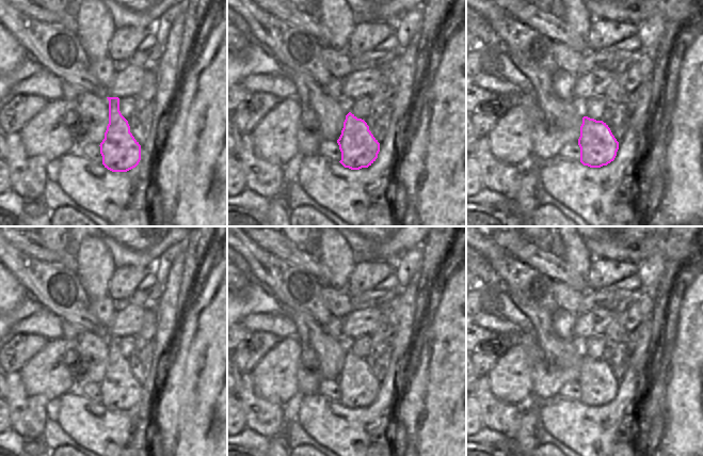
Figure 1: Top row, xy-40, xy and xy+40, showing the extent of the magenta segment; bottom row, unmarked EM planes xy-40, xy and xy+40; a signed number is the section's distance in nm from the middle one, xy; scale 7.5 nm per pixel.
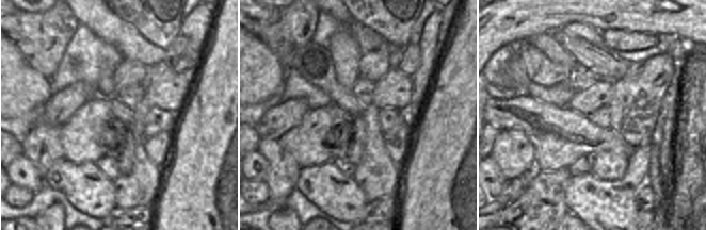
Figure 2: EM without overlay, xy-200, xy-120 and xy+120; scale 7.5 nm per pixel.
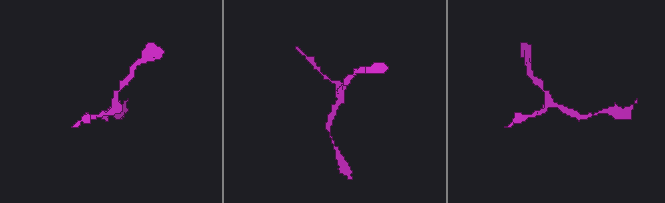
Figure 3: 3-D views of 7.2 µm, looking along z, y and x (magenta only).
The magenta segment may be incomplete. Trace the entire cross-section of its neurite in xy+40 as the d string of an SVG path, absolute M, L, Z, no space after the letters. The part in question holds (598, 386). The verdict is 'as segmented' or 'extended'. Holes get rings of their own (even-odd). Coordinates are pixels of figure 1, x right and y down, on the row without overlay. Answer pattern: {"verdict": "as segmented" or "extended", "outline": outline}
{"verdict": "as segmented", "outline": "M582 357L580 376L580 402L590 407L601 407L614 399L619 381L603 360Z"}

